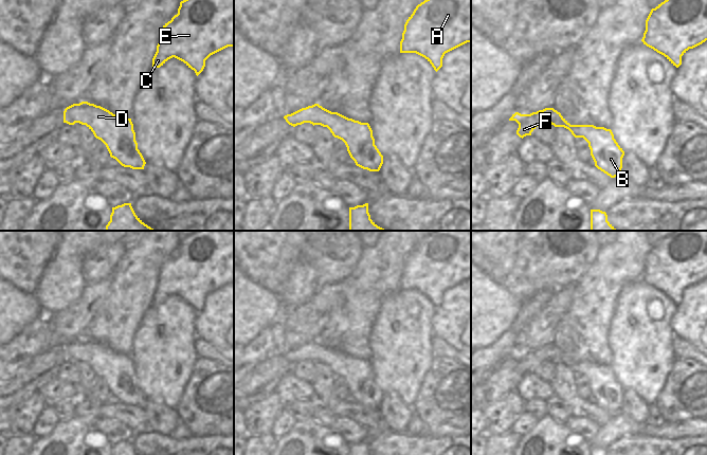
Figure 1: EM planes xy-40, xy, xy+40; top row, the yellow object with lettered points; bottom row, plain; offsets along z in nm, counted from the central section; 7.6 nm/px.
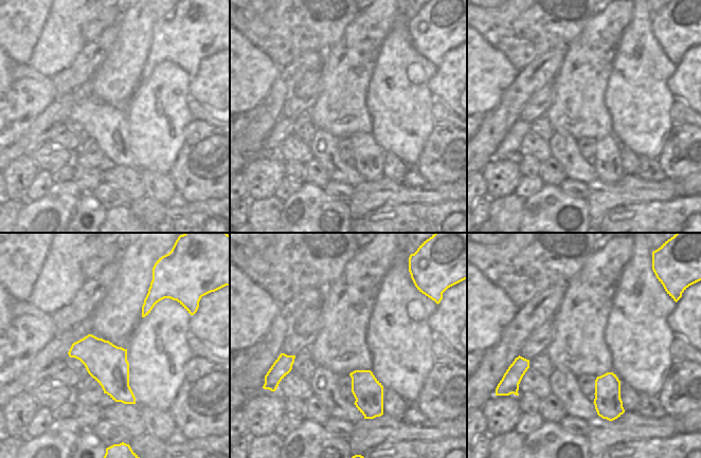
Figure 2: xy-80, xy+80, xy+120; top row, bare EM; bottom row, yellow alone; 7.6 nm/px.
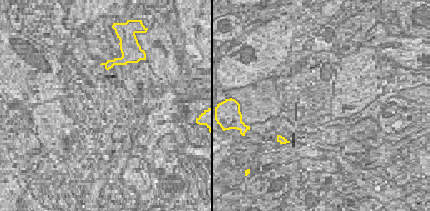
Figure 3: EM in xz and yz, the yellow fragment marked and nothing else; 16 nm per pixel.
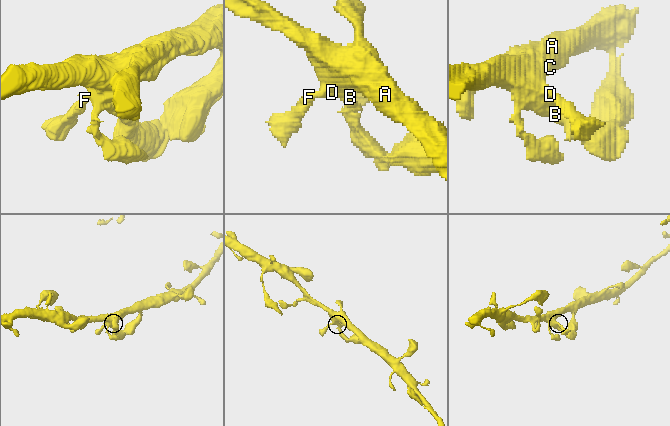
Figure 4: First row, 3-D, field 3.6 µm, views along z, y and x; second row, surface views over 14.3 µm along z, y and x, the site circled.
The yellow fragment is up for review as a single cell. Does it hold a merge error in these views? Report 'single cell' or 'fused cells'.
single cell

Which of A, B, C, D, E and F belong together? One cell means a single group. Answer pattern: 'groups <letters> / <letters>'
groups A B C D E F

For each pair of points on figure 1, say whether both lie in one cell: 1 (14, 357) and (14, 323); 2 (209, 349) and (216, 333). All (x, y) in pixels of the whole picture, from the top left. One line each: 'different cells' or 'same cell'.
1: different cells
2: different cells

